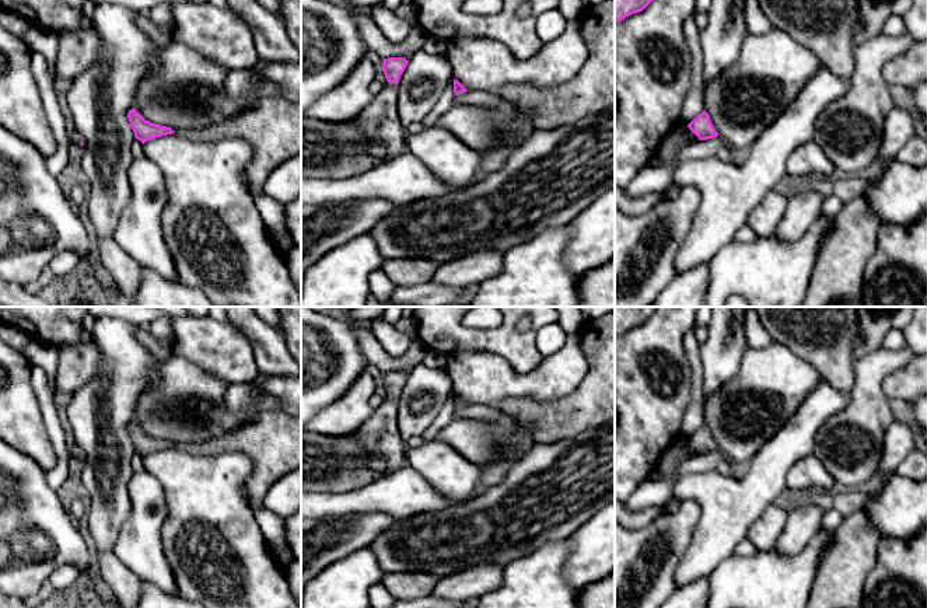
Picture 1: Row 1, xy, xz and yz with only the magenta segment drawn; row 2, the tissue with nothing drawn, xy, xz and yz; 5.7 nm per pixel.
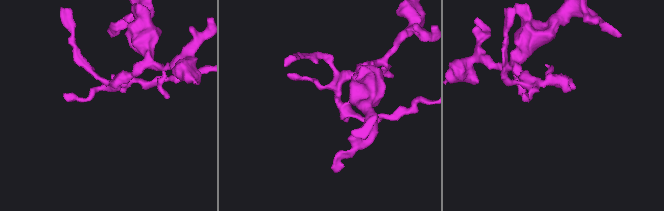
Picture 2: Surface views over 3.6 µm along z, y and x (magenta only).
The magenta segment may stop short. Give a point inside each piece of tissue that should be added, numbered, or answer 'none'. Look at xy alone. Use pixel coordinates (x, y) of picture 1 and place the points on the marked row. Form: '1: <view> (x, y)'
none

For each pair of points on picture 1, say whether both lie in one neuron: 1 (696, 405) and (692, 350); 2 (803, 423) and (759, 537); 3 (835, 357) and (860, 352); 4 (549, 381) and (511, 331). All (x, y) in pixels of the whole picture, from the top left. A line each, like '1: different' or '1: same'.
1: same
2: different
3: different
4: different

